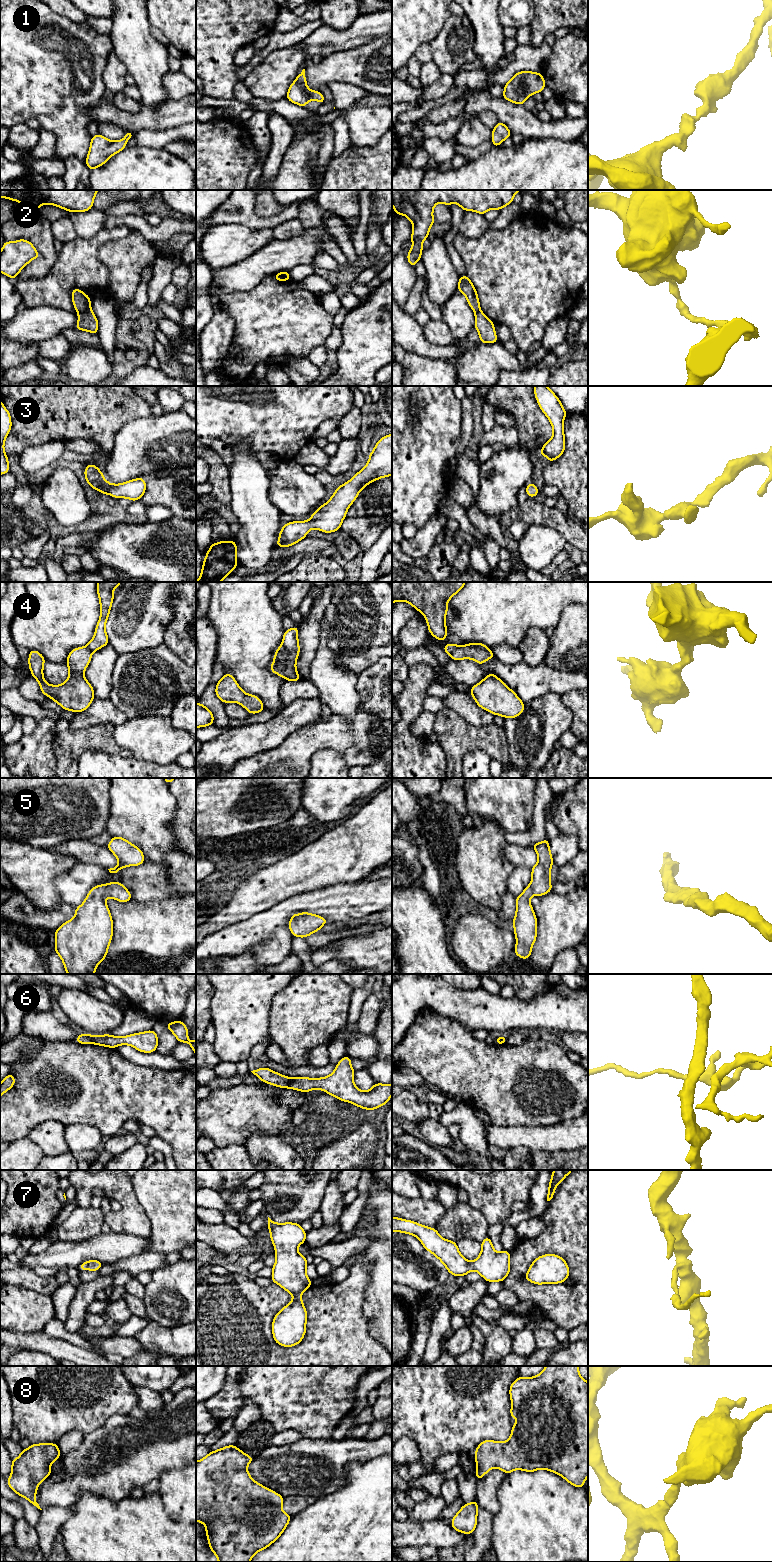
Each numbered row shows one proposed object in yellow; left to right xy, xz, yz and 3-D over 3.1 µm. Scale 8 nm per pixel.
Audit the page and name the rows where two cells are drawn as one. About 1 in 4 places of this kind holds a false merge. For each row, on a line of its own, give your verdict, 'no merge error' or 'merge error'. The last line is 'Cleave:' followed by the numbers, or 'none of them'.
1: no merge error
2: merge error
3: no merge error
4: merge error
5: no merge error
6: merge error
7: no merge error
8: no merge error
Cleave: 2, 4, 6

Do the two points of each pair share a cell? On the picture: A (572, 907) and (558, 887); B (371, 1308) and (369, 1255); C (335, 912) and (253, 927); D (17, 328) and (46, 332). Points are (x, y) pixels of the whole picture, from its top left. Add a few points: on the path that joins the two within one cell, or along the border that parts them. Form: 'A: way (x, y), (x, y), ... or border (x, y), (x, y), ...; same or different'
A: border (574, 887), (566, 893), (552, 891); different
B: way (378, 1294), (378, 1267); same
C: way (315, 905), (289, 906), (273, 921); same
D: way (24, 328), (39, 328); same

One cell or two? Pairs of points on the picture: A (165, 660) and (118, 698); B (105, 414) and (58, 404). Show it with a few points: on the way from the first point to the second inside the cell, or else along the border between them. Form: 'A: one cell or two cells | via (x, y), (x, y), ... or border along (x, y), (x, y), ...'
A: one cell | via (153, 672), (130, 694)
B: one cell | via (93, 404), (70, 404)

